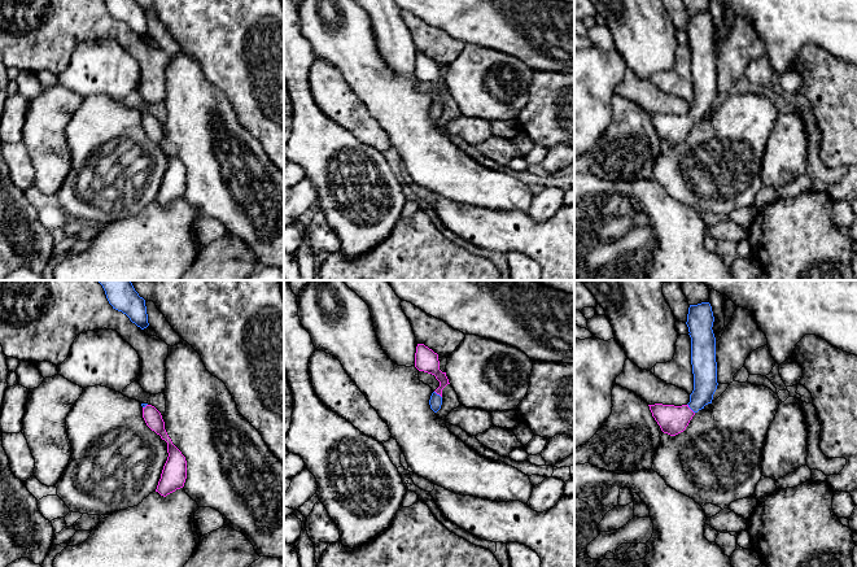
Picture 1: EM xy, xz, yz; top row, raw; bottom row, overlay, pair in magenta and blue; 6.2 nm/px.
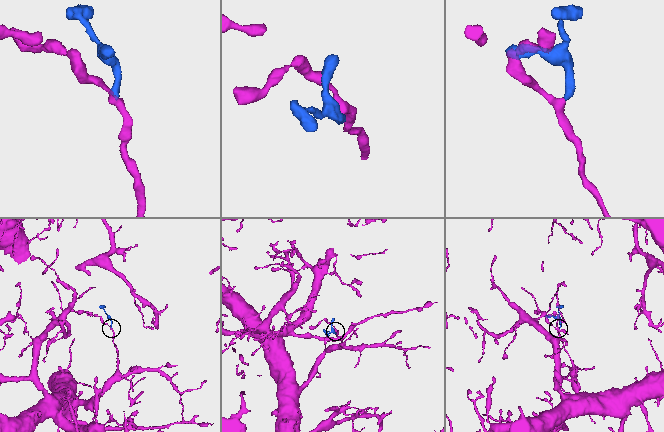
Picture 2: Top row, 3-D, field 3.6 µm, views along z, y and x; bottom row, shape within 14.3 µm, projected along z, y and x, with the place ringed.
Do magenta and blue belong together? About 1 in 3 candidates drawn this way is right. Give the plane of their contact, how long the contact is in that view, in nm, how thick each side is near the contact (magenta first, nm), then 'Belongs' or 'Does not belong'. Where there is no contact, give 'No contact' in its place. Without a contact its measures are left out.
Touches magenta in yz. Shared border 80 nm. Thickness 180 nm (magenta) against 150 nm. Belongs

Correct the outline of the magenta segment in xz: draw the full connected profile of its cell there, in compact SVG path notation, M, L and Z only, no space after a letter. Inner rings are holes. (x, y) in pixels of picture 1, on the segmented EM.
M417 344L415 353L415 367L419 371L434 375L440 381L440 387L432 393L429 400L430 409L437 413L442 405L442 389L450 384L446 372L440 370L438 354L424 344Z

